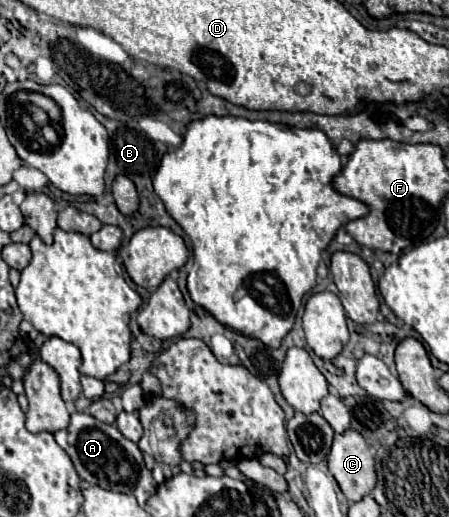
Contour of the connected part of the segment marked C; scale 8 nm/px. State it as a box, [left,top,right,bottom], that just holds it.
[327,429,377,501]

